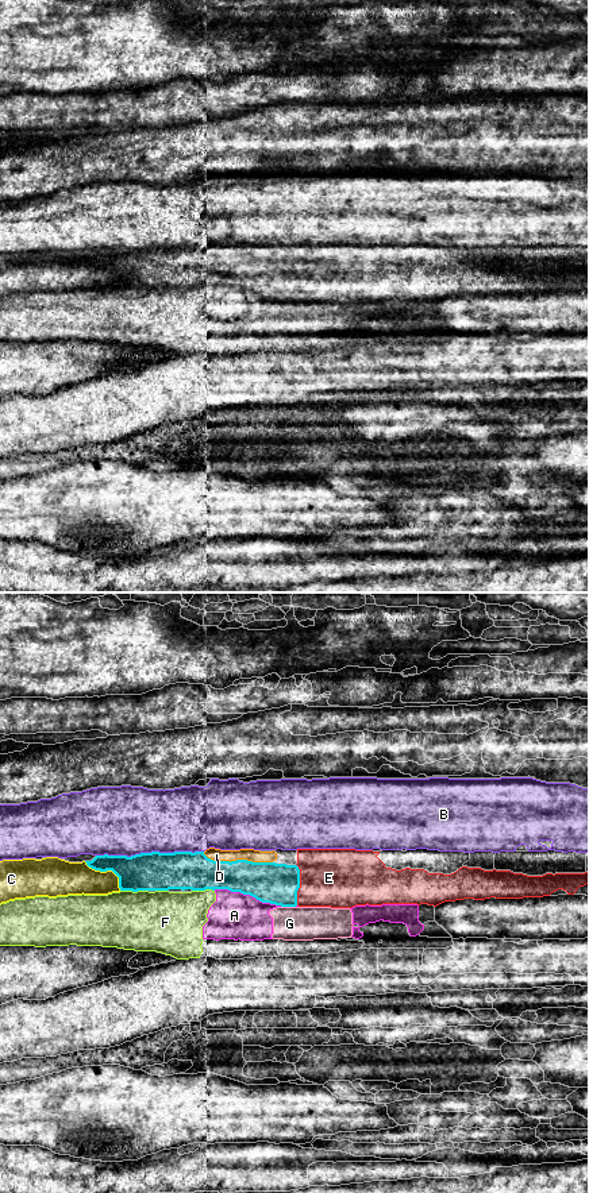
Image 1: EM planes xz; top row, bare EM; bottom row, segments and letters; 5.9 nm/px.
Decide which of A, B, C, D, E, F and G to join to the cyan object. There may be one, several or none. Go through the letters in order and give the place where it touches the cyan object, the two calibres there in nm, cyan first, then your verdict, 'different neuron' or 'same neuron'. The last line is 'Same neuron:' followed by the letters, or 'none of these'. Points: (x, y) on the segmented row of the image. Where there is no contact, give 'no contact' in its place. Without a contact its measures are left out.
A: xz (247, 894) | 240/280 nm | different neuron
B: xz (149, 853) | 220/420 nm | different neuron
C: xz (107, 869) | 220/190 nm | different neuron
D: xz (238, 860) | 240/80 nm | different neuron
E: xz (299, 884) | 240/360 nm | same neuron
F: xz (134, 891) | 220/360 nm | different neuron
G: xz (288, 906) | 240/200 nm | different neuron
Same neuron: E

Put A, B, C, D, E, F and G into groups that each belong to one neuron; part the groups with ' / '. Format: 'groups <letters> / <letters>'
groups A F G / B / C / D / E

